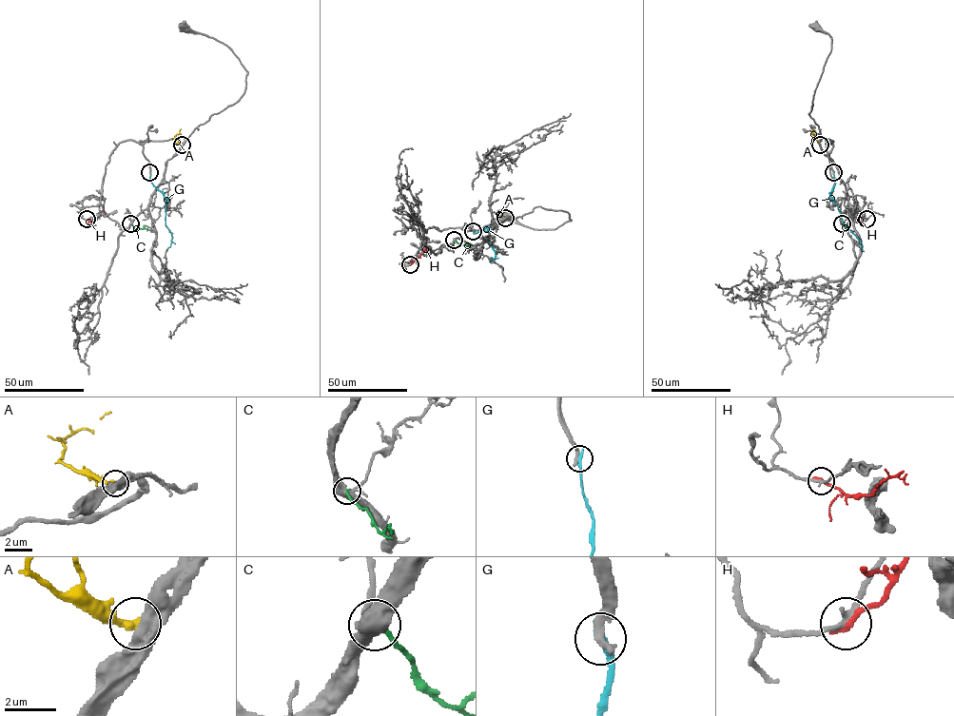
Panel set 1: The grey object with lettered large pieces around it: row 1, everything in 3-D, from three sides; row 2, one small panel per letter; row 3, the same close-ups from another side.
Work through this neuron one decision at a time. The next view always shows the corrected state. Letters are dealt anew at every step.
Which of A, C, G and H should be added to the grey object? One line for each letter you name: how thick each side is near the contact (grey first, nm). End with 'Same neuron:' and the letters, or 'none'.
Same neuron: none

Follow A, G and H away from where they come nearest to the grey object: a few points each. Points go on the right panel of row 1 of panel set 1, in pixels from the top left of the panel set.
A: (820, 145), (813, 128)
G: (833, 172), (835, 183), (831, 198), (843, 222), (862, 243), (864, 251)
H: (866, 220), (861, 221), (845, 210)

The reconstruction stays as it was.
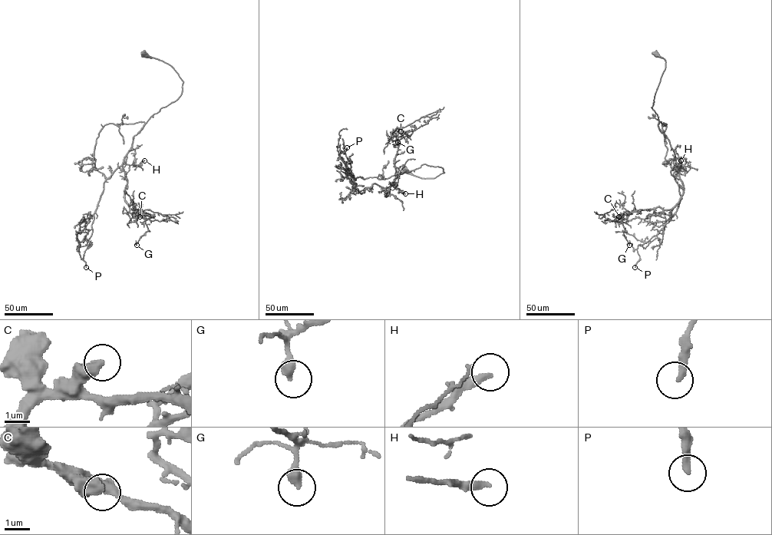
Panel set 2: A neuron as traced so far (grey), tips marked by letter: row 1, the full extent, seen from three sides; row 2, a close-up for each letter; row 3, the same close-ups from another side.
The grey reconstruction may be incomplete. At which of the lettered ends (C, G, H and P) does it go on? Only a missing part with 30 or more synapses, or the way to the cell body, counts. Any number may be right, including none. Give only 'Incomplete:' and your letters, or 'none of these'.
Incomplete: none of these

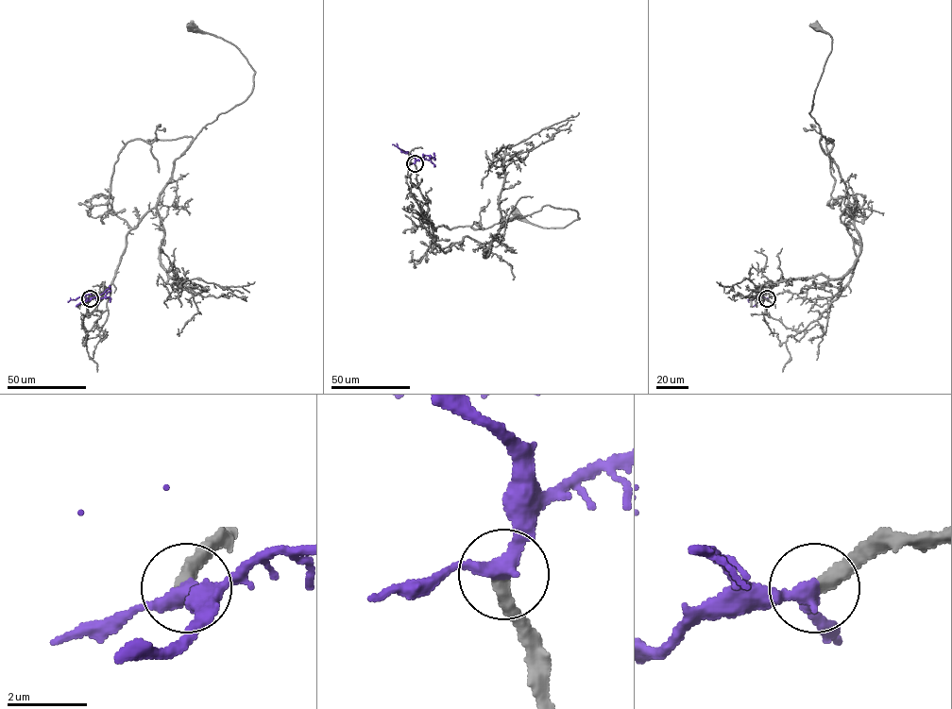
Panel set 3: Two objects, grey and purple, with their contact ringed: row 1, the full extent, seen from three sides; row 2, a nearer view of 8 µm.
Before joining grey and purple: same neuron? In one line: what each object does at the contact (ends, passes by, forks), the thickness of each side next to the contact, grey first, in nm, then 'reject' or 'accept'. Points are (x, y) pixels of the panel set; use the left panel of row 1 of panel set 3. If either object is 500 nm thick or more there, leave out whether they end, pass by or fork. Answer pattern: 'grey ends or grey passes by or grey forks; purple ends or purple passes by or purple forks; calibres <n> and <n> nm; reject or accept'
grey ends; purple passes by; calibres 380 and 360 nm; accept

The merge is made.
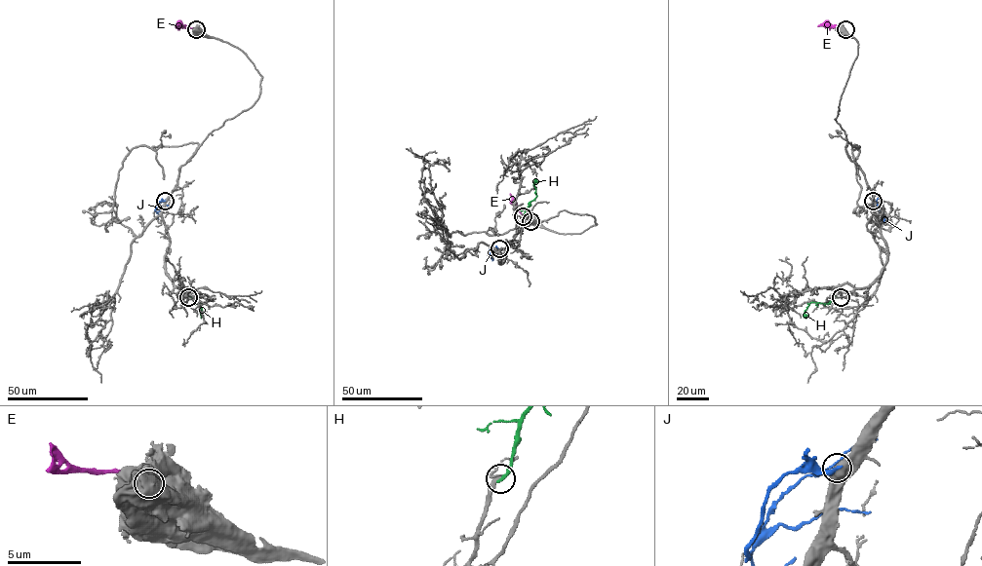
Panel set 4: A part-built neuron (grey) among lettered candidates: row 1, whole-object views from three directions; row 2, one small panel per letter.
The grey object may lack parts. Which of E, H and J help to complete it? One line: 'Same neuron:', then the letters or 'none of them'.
Same neuron: H

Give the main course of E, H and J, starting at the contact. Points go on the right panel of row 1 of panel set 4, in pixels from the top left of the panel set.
E: (845, 29), (818, 26)
H: (841, 297), (825, 304), (811, 302), (804, 314), (805, 318)
J: (873, 201), (876, 209), (879, 197)

